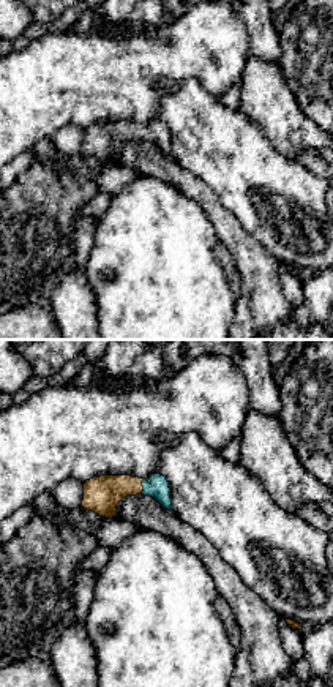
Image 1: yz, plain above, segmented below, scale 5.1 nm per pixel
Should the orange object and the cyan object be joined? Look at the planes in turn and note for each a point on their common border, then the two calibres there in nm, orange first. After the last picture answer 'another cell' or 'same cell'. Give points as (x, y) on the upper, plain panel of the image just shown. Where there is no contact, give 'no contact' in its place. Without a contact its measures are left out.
meets orange at (141, 128); 190 nm thick on the orange side, 100 nm on the other

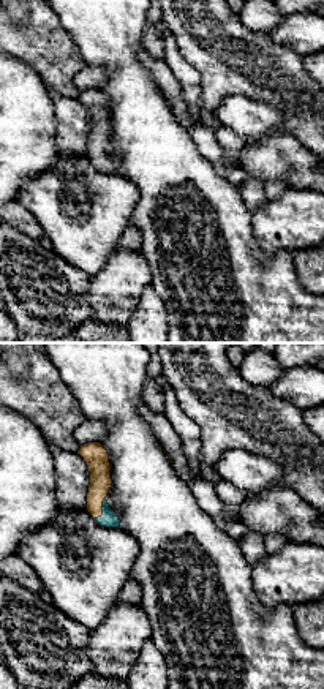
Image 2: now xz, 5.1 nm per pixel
meets orange at (101, 155); 120 nm thick on the orange side, 90 nm on the other

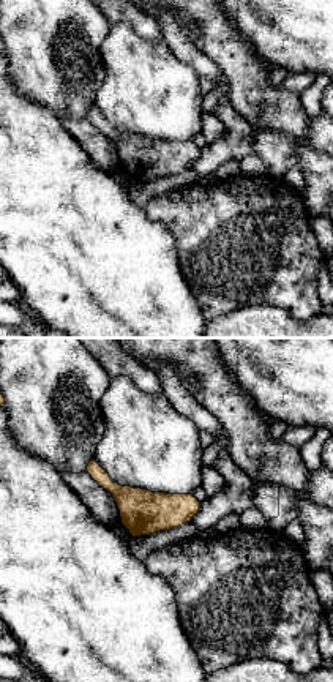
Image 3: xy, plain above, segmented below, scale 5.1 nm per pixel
meets orange at (111, 127); 220 nm thick on the orange side, 20 nm on the other

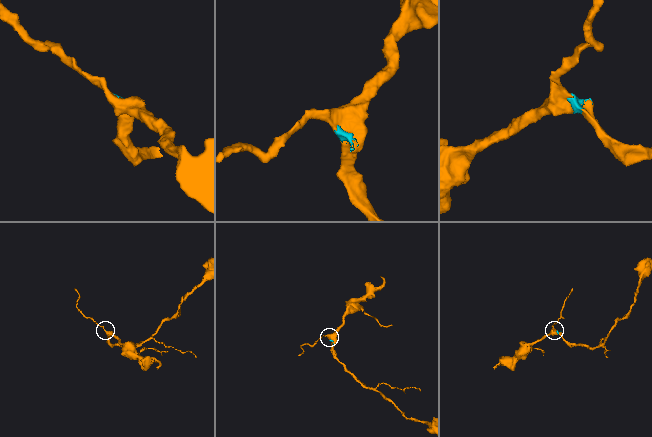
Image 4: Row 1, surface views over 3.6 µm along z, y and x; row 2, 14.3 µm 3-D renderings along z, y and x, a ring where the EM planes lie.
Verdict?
same cell

